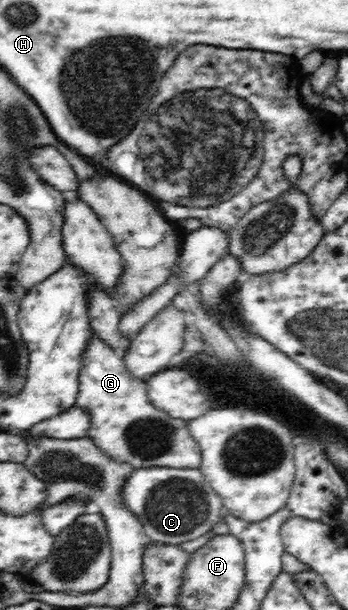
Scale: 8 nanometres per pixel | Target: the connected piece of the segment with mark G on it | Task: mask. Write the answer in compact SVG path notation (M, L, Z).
M96 335L90 338L82 356L78 379L76 405L90 414L88 437L109 458L135 469L200 468L201 449L191 437L186 421L172 418L153 406L147 396L147 385L128 371L119 352Z

